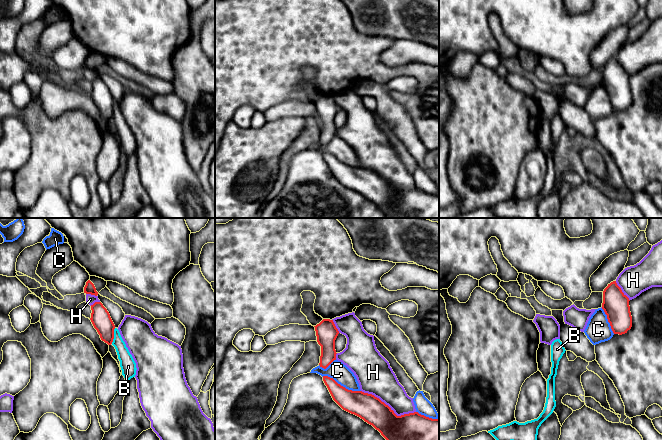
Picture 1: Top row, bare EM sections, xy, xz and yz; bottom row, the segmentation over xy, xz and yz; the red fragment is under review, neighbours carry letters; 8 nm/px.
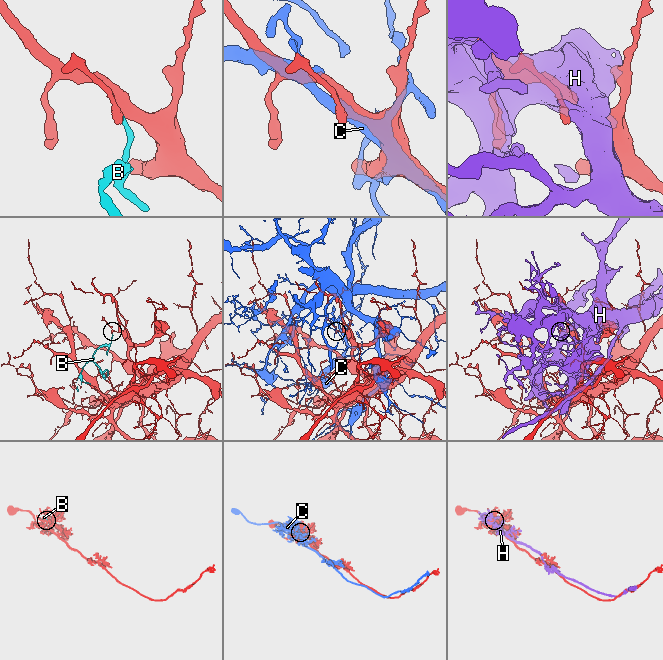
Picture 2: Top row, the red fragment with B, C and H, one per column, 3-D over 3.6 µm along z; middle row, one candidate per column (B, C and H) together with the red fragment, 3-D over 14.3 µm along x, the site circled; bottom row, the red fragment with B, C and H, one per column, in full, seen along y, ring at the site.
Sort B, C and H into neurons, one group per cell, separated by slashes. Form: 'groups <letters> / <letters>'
groups B H / C

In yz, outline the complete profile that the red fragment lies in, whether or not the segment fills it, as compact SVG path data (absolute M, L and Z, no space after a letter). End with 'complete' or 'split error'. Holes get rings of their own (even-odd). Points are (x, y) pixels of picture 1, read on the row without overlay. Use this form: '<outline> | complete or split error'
M616 57L608 60L603 67L602 85L614 110L625 110L632 103L629 77Z | complete

